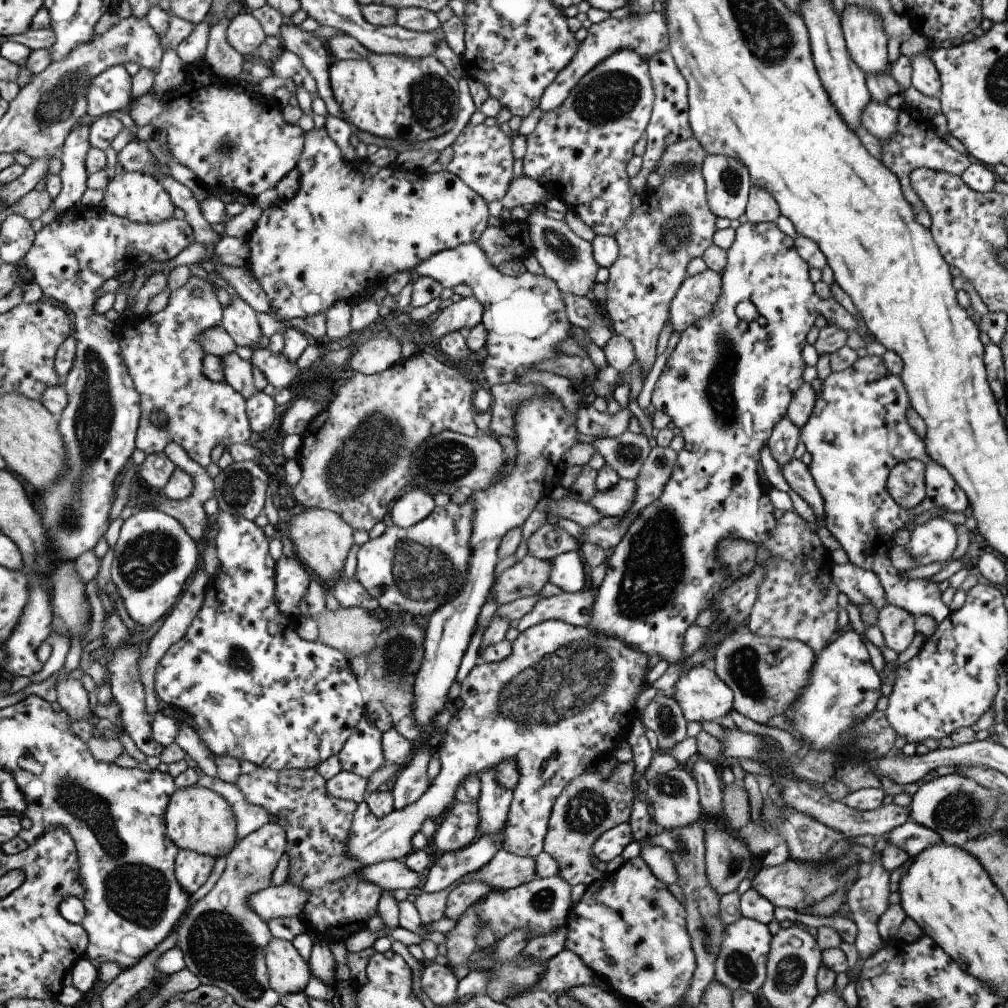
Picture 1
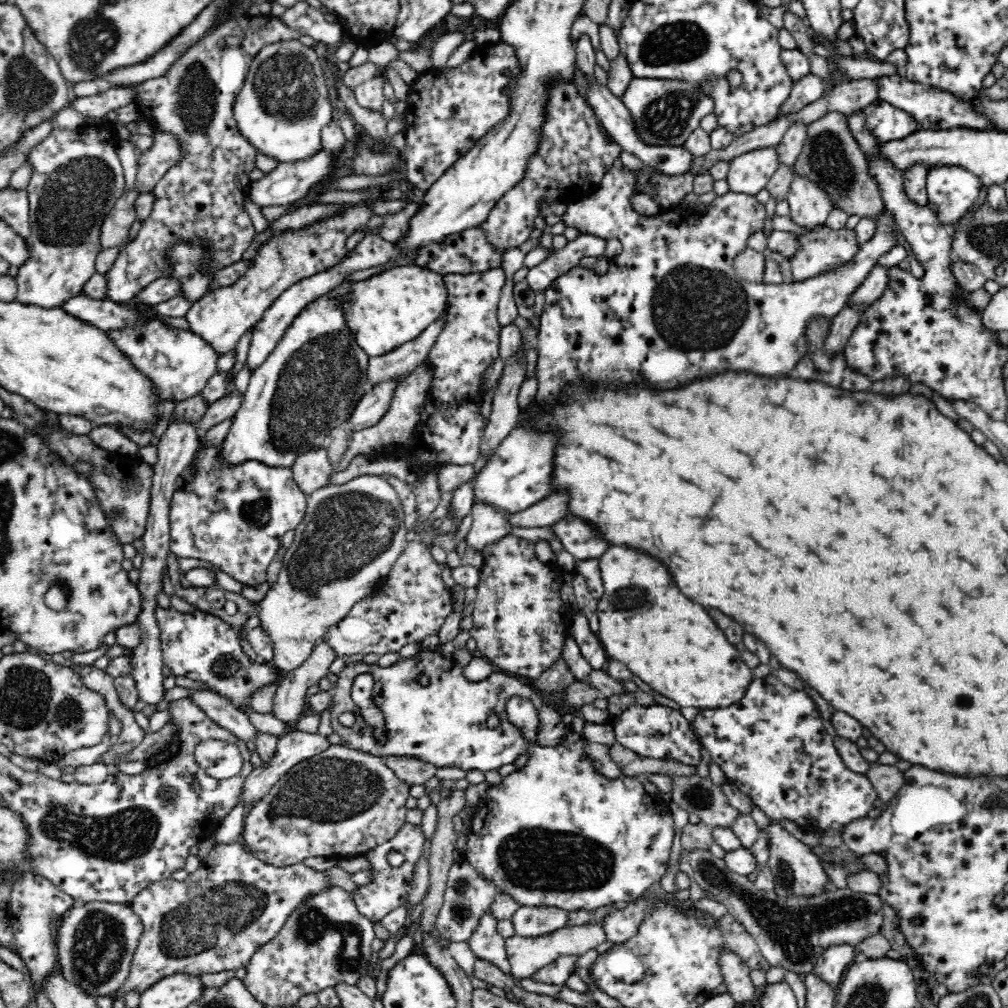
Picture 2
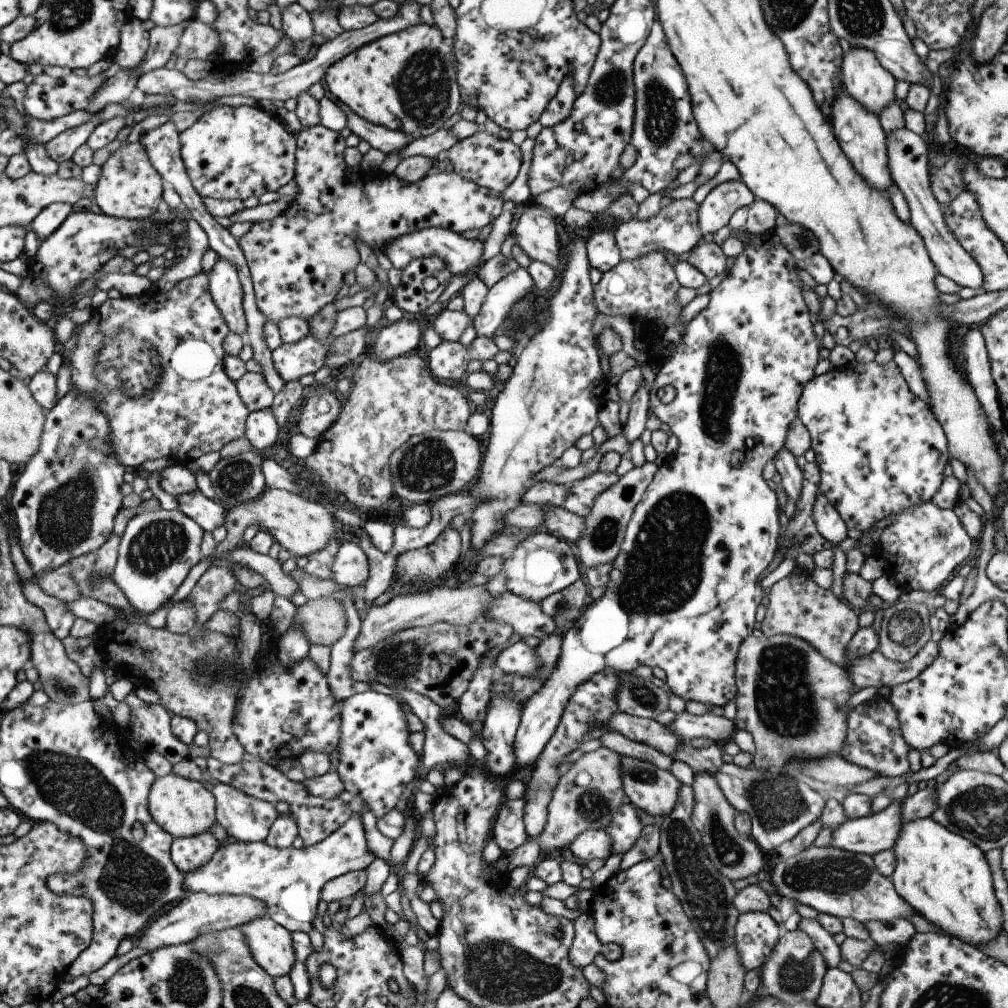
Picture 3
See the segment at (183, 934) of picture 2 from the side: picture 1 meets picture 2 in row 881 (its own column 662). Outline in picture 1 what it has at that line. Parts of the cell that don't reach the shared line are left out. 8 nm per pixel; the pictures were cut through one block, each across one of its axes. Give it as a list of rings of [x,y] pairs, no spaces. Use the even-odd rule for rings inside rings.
[[[690,136],[688,140],[680,140],[674,146],[666,148],[666,152],[660,158],[660,166],[655,171],[660,178],[664,178],[664,182],[644,197],[641,205],[632,210],[632,216],[626,222],[626,226],[614,234],[619,246],[619,255],[616,262],[613,262],[609,268],[604,313],[613,332],[624,335],[632,342],[635,360],[642,367],[642,376],[645,377],[648,376],[648,372],[655,363],[656,343],[660,332],[669,322],[670,304],[680,285],[688,277],[686,268],[692,259],[702,256],[706,249],[713,245],[713,236],[717,231],[717,216],[710,210],[707,203],[706,183],[702,176],[705,156],[704,148],[694,136]],[[680,162],[686,162],[690,170],[684,174],[676,174],[674,170]]]

